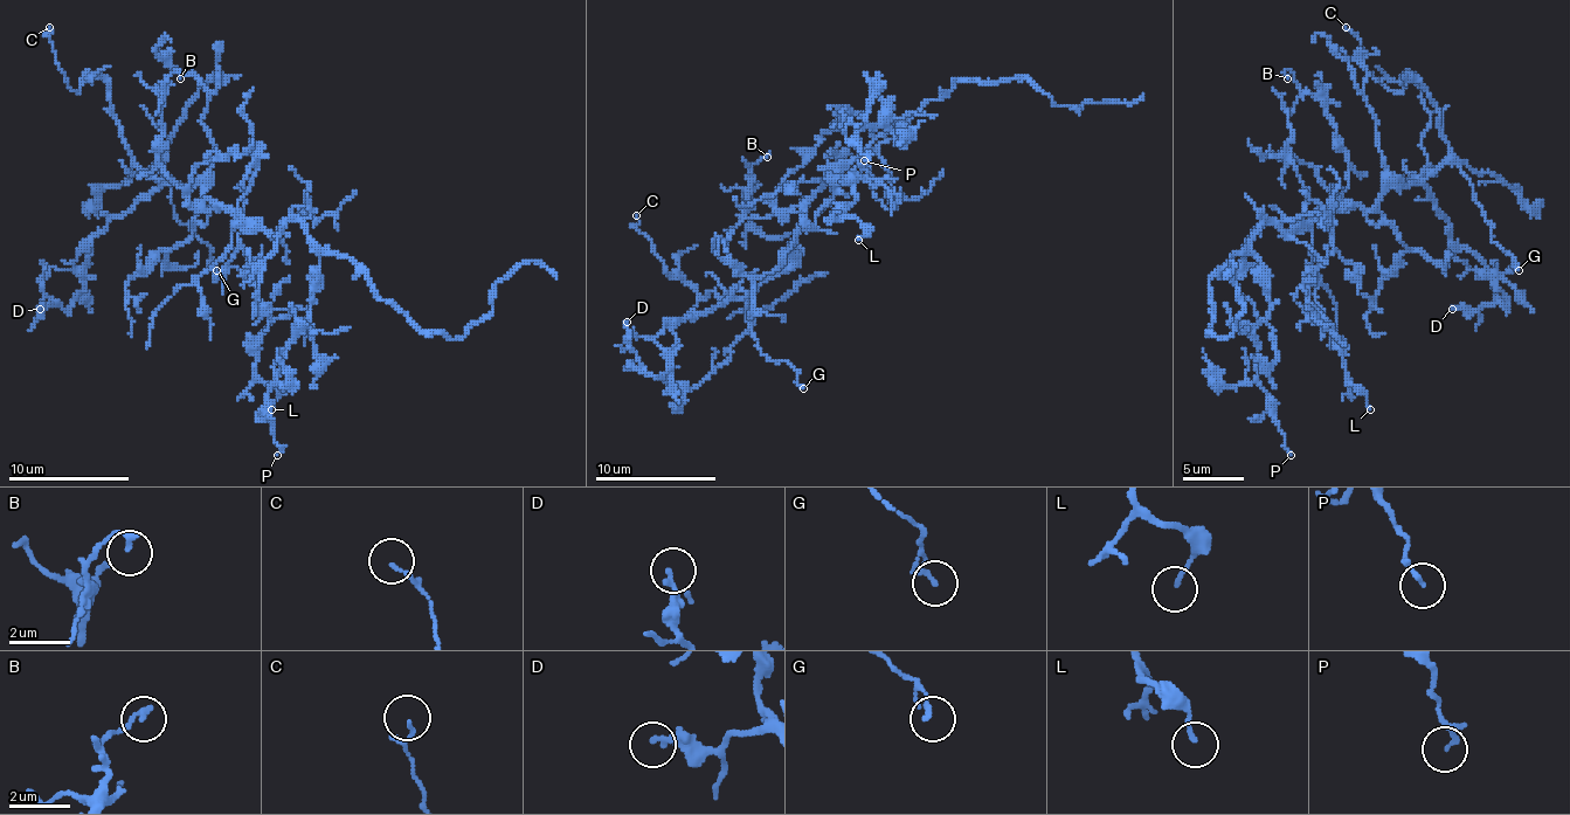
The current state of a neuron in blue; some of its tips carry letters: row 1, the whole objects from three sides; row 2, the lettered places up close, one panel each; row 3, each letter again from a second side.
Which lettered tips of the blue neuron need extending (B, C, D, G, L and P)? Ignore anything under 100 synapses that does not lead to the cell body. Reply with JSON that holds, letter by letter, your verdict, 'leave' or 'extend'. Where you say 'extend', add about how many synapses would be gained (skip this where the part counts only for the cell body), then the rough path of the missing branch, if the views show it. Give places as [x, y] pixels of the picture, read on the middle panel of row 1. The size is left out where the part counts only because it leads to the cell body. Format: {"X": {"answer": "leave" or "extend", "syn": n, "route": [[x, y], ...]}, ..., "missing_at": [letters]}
{"B": {"answer": "leave"}, "C": {"answer": "leave"}, "D": {"answer": "leave"}, "G": {"answer": "leave"}, "L": {"answer": "leave"}, "P": {"answer": "leave"}, "missing_at": []}

